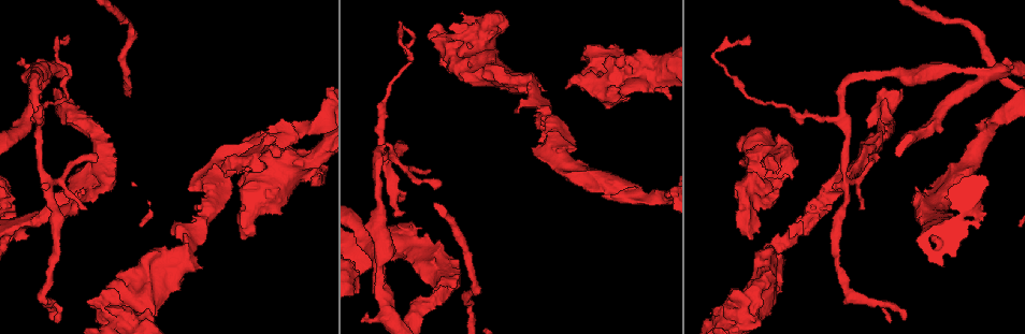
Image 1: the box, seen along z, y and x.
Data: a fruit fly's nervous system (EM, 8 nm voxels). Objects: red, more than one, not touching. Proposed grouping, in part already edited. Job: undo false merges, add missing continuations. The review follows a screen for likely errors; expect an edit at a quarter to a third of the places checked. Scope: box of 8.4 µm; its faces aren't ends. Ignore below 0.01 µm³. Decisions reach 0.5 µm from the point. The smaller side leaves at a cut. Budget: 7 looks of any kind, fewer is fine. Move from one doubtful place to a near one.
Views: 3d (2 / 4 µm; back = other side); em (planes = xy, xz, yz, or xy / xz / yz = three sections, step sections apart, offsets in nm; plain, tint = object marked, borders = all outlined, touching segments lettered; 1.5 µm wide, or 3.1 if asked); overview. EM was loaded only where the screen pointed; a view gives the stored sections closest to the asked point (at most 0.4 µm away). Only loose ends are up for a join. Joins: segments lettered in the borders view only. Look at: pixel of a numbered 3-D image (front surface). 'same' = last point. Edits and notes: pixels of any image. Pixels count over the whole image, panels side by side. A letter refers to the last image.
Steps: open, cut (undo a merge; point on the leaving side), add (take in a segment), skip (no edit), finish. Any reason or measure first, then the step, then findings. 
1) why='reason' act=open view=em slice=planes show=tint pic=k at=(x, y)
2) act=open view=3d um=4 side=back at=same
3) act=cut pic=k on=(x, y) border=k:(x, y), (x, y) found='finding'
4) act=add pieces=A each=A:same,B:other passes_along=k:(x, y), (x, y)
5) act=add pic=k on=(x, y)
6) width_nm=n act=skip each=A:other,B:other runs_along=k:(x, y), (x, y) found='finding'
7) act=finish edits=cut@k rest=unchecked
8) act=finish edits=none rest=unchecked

act=open view=em slice=planes show=borders pic=1 at=(95, 162)

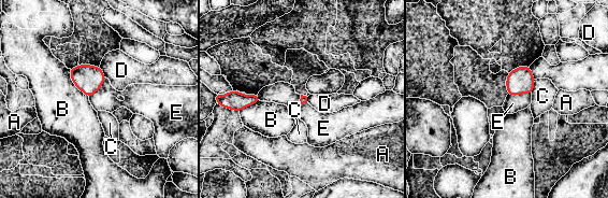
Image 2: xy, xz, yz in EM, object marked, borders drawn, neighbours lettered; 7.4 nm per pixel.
act=skip each=A:other,B:other,C:other,D:other,E:other border=2:(531, 93), (507, 95) found='no lettered segment goes on from it'

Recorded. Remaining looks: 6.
why='calibre changes' act=open view=em slice=planes show=borders pic=1 at=(380, 291)

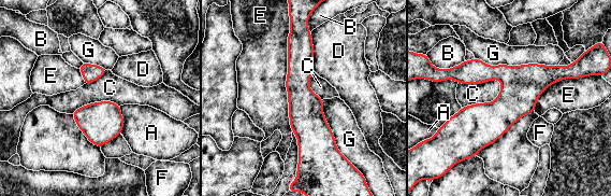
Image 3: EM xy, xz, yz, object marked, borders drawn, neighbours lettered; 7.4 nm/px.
longest_contact=E:750nm act=skip each=A:other,B:other,C:other,D:other,E:other,F:other,G:other runs_along=3:(301, 37), (307, 157) found='all the same cell'

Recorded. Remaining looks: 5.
why='an open end' act=open view=3d um=4 pic=1 at=(243, 238)

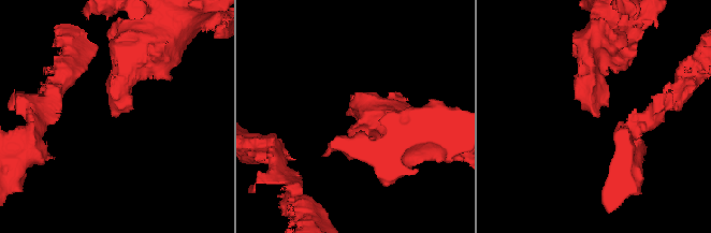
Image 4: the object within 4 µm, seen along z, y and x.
act=open view=em slice=yz step=8 show=tint pic=4 at=(355, 118)

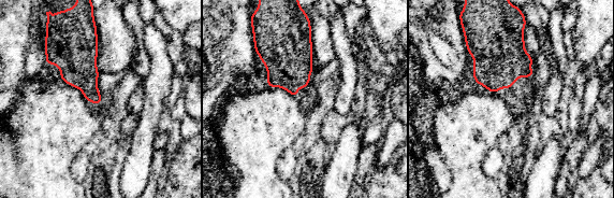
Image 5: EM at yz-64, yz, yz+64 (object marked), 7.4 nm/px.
act=open view=em slice=planes show=borders at=same

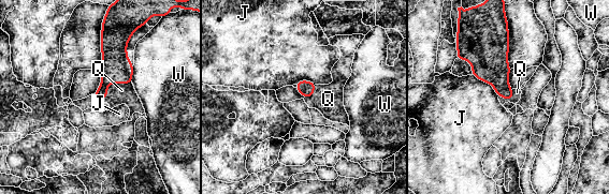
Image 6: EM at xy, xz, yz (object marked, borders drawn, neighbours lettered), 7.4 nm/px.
longest_contact=Q:280nm act=add pieces=Q each=J:other,Q:same,W:other found='the cell continues'

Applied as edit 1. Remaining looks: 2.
act=finish edits=add@6 rest=unchecked

